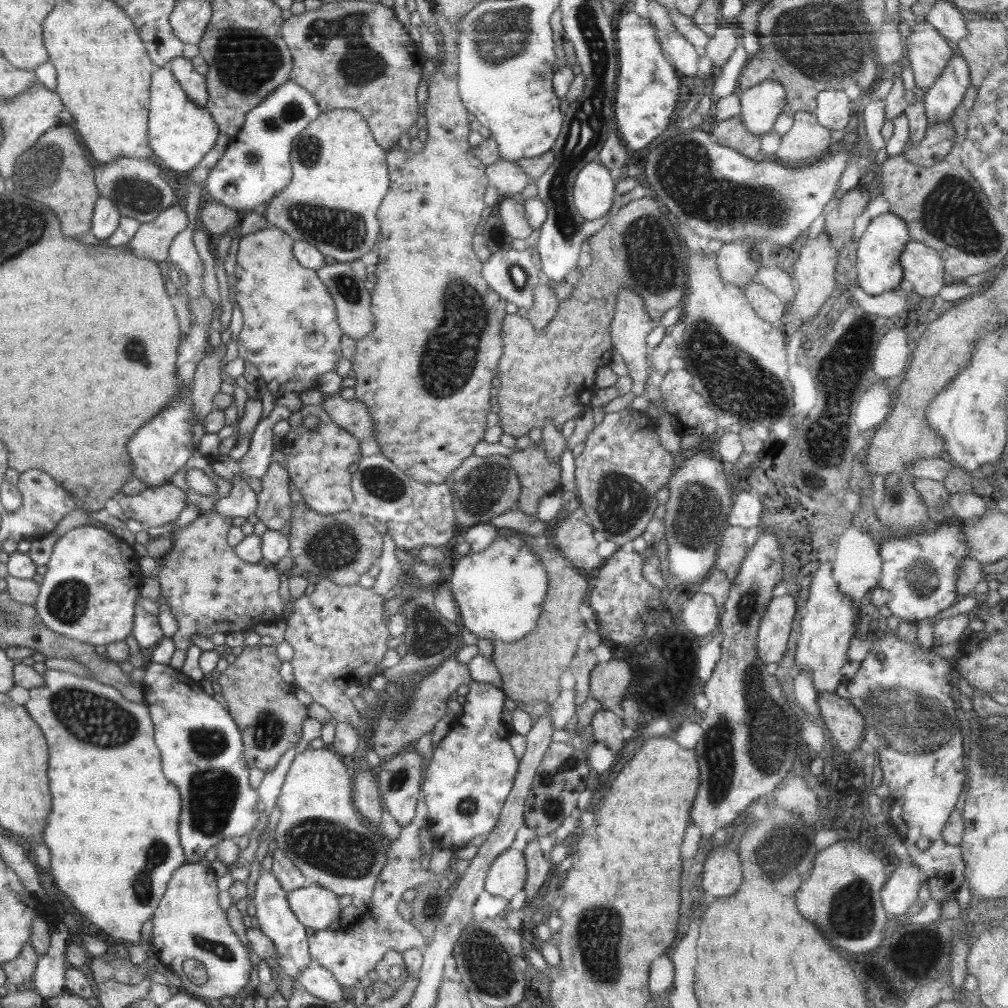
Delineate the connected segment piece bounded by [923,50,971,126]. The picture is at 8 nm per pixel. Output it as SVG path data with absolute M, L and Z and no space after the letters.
M953 50L947 65L923 98L927 121L934 126L936 123L950 122L971 85L967 62L962 55Z

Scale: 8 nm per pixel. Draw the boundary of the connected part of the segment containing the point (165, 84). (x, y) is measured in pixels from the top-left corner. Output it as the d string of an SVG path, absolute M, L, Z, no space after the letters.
M159 68L151 74L150 112L148 115L148 142L156 158L172 170L189 172L217 143L220 134L206 106L198 106L182 90L180 83L169 69Z

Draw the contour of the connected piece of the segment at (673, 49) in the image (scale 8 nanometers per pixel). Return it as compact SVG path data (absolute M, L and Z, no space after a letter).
M677 31L668 32L662 46L669 52L671 58L668 60L673 63L673 67L680 76L697 76L698 58L701 51L697 50Z

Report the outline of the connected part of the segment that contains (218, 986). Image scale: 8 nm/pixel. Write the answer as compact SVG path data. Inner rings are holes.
M187 862L174 871L170 878L170 883L166 888L166 893L160 899L159 905L153 912L152 936L149 940L150 948L154 956L166 969L176 972L181 978L181 986L187 990L191 996L206 1000L220 1000L226 996L236 997L238 993L244 992L244 987L250 982L251 960L248 951L242 945L238 935L226 920L227 911L224 911L218 905L217 876L212 867L206 867L199 862ZM189 958L200 960L206 967L208 981L202 985L195 985L188 980L188 977L182 971L182 962Z

